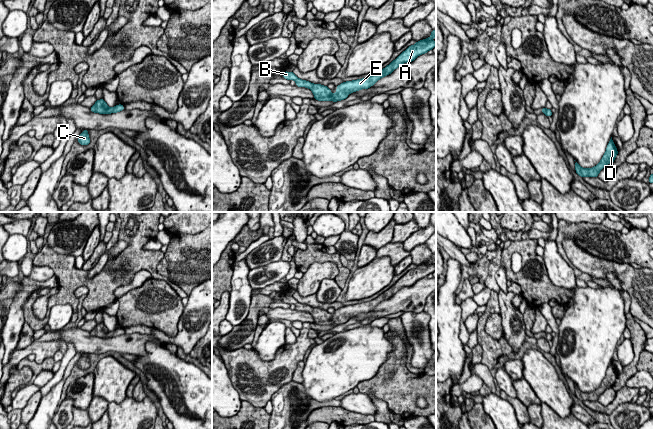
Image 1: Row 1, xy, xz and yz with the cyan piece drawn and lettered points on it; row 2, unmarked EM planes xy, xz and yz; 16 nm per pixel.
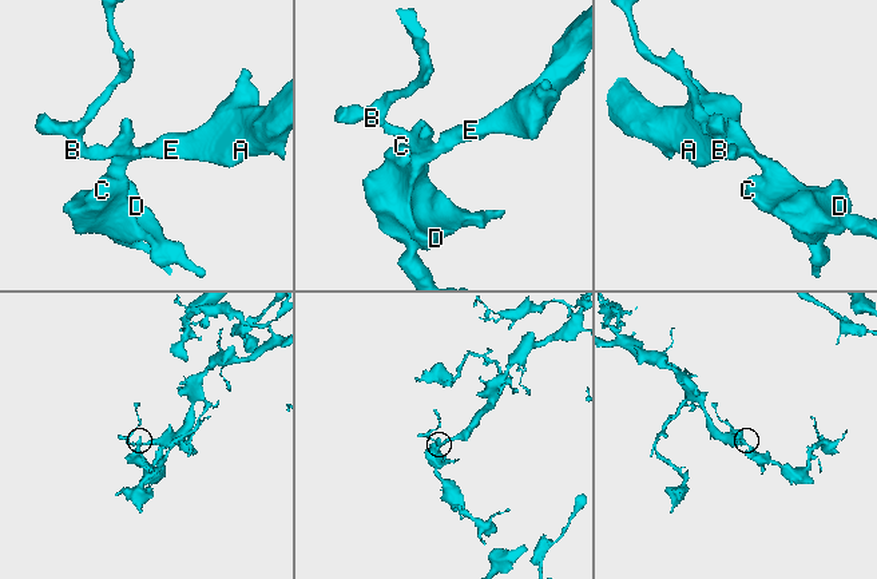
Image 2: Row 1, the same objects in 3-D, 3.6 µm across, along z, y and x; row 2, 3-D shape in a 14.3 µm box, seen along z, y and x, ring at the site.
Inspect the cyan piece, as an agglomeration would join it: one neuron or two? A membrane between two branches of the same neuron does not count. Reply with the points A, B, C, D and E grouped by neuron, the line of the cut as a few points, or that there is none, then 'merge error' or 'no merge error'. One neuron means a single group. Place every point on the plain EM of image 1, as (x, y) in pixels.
A B C D E; no cut; no merge error

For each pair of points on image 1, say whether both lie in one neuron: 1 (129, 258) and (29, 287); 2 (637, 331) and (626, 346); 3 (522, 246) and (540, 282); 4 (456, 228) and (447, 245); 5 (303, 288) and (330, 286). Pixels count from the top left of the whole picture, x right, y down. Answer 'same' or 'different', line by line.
1: different
2: different
3: same
4: different
5: different

